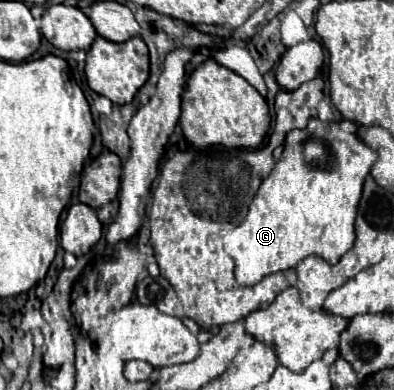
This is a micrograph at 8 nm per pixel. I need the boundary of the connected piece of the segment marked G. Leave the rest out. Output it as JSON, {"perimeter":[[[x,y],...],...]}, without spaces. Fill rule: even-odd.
{"perimeter":[[[312,118],[312,128],[292,130],[286,136],[284,156],[276,162],[272,174],[262,182],[244,222],[224,236],[224,248],[236,260],[236,280],[240,282],[240,286],[252,286],[268,274],[296,268],[296,264],[310,254],[322,256],[326,262],[336,264],[354,244],[356,206],[362,196],[364,180],[374,164],[376,152],[358,134],[344,132],[338,122],[320,122],[318,118]],[[310,138],[324,144],[328,154],[326,162],[306,162],[304,144]]]}

